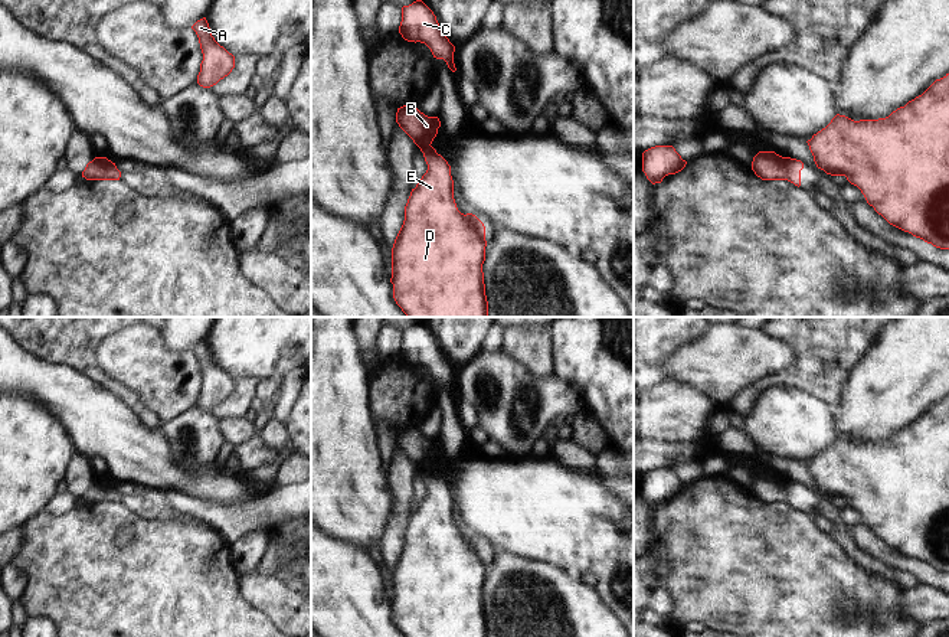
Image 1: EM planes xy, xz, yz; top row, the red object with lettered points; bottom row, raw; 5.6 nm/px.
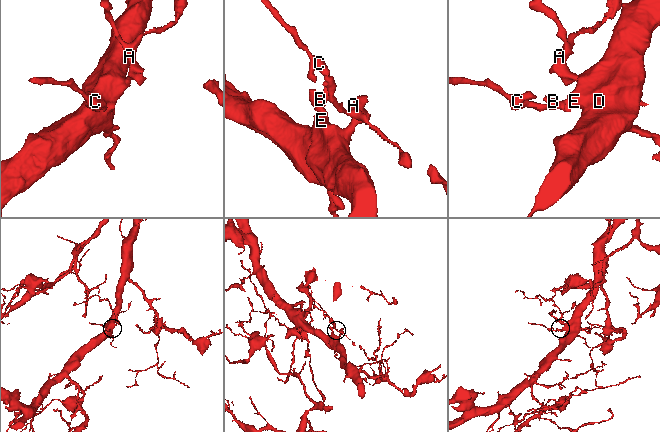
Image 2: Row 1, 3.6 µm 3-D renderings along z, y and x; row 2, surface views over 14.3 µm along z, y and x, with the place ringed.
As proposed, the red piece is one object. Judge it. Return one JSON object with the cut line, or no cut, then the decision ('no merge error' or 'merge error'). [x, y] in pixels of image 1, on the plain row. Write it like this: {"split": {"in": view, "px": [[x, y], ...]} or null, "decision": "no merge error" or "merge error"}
{"split": {"in": "yz", "px": [[782, 480], [786, 502]]}, "decision": "merge error"}

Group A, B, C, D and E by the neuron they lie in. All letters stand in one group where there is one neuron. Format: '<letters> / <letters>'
A D E / B C

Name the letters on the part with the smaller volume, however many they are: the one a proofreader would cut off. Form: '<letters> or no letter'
B, C.

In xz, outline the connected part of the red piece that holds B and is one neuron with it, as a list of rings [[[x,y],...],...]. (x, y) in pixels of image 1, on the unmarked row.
[[[412,427],[397,431],[396,445],[418,470],[432,467],[441,450],[438,440],[428,440]]]

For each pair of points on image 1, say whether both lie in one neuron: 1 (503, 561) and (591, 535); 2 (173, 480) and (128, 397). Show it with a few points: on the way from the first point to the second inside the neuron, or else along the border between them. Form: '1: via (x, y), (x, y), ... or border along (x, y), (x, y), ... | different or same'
1: border along (487, 548), (546, 561), (553, 565) | different
2: border along (121, 401), (144, 425), (159, 428) | different

